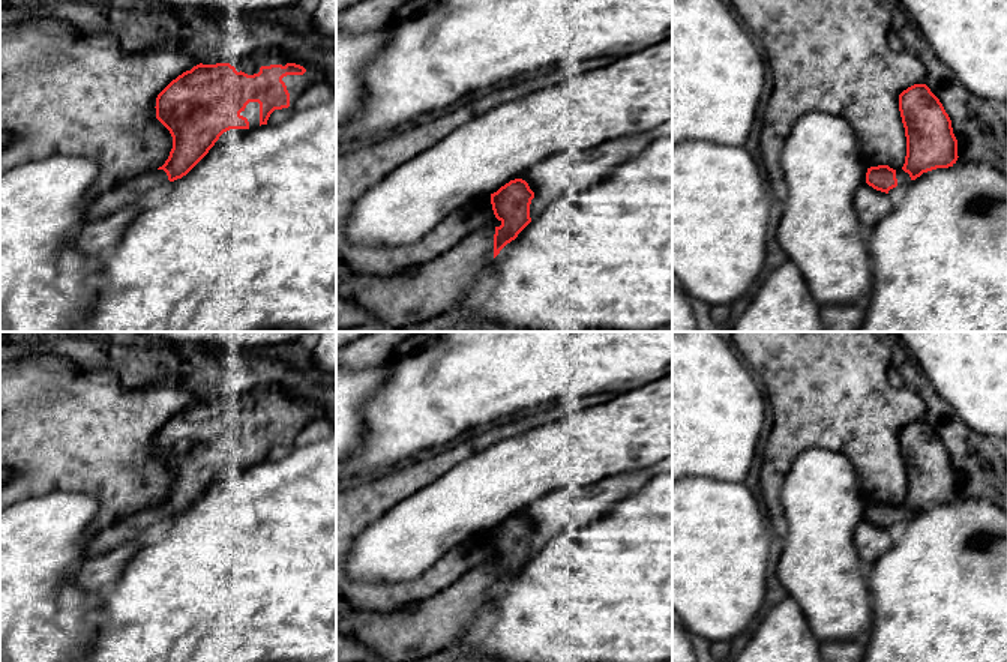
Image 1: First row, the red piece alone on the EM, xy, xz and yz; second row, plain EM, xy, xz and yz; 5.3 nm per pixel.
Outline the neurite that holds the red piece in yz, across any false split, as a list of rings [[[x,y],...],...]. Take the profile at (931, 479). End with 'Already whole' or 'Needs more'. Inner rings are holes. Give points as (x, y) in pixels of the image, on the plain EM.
[[[926,420],[903,426],[899,447],[906,473],[903,503],[878,501],[866,509],[866,519],[885,530],[896,522],[908,524],[923,509],[953,503],[959,494],[951,456]]]. Needs more

